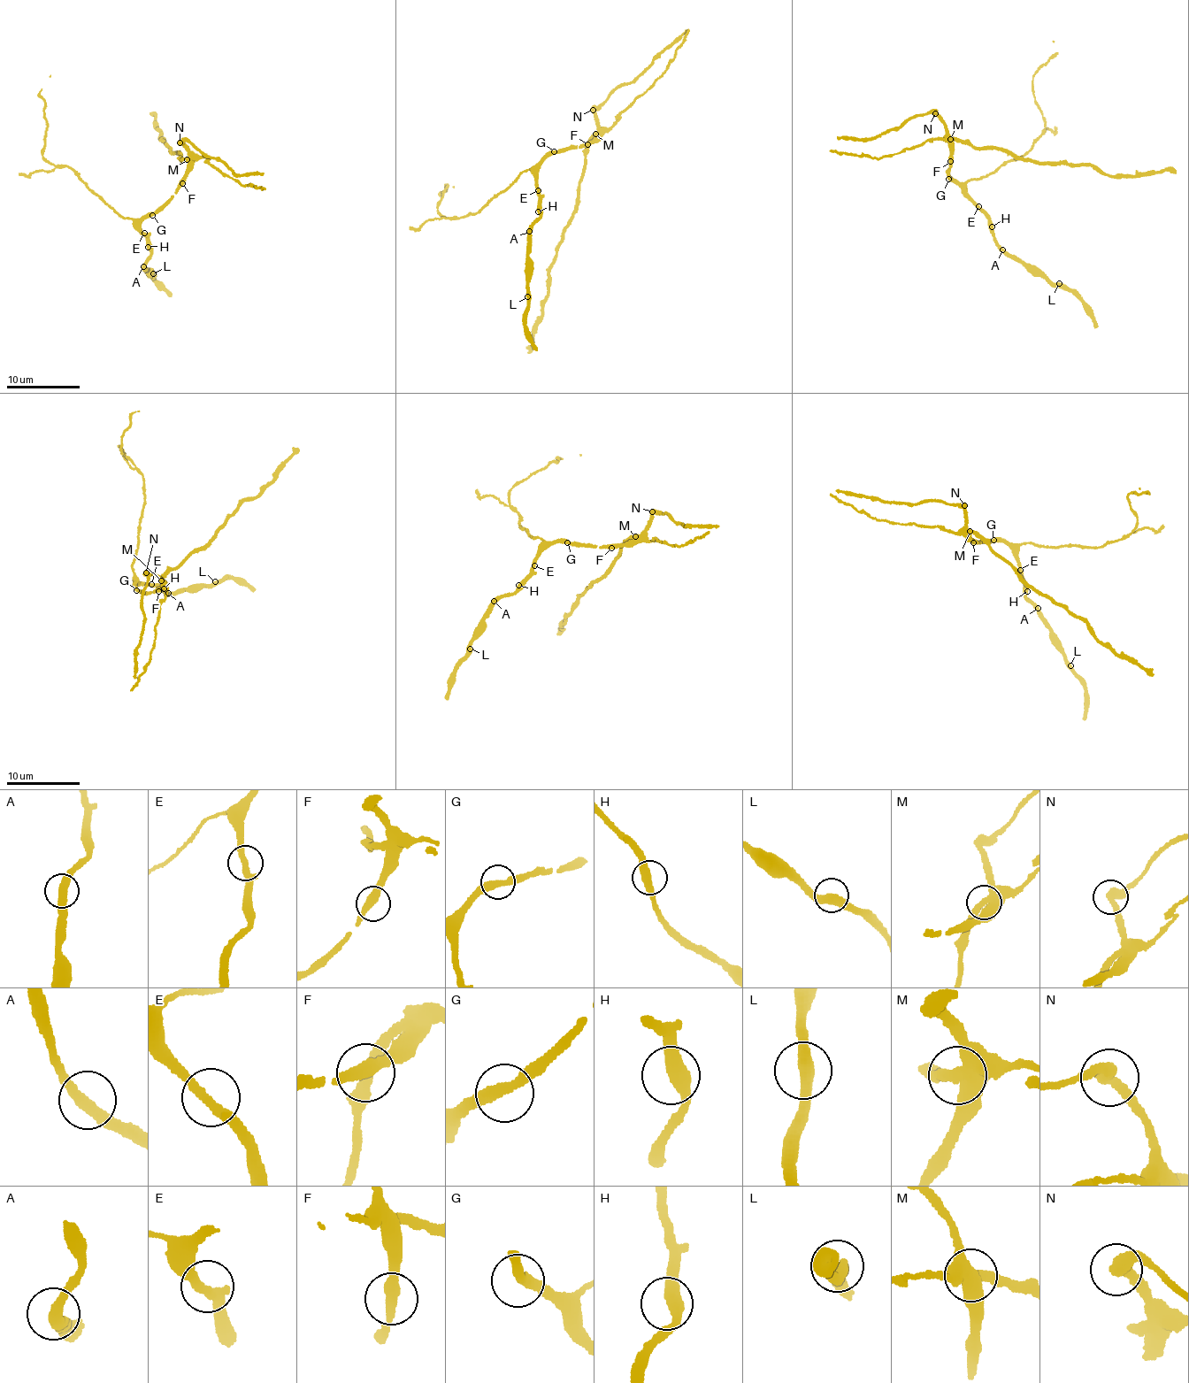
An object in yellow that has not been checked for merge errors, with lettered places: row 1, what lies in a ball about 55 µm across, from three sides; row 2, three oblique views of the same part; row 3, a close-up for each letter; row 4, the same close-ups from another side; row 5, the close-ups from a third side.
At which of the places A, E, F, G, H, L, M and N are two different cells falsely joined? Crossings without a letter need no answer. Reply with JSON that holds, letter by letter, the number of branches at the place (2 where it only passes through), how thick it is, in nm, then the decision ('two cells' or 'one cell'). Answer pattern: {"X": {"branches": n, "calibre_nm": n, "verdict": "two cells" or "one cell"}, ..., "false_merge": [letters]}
{"A": {"branches": 2, "calibre_nm": 400, "verdict": "one cell"}, "E": {"branches": 2, "calibre_nm": 320, "verdict": "one cell"}, "F": {"branches": 2, "calibre_nm": 400, "verdict": "one cell"}, "G": {"branches": 2, "calibre_nm": 360, "verdict": "one cell"}, "H": {"branches": 2, "calibre_nm": 440, "verdict": "one cell"}, "L": {"branches": 2, "calibre_nm": 440, "verdict": "one cell"}, "M": {"branches": 3, "calibre_nm": 460, "verdict": "two cells"}, "N": {"branches": 2, "calibre_nm": 440, "verdict": "two cells"}, "false_merge": ["M", "N"]}

